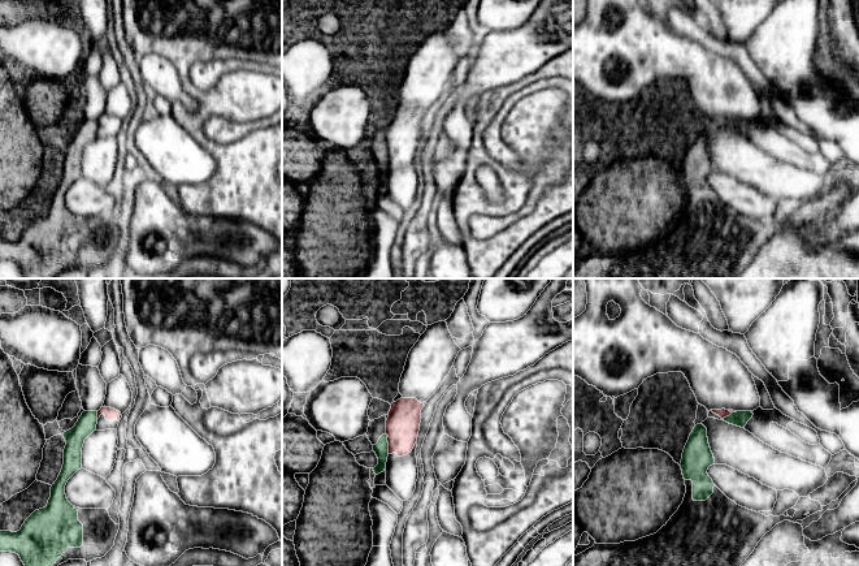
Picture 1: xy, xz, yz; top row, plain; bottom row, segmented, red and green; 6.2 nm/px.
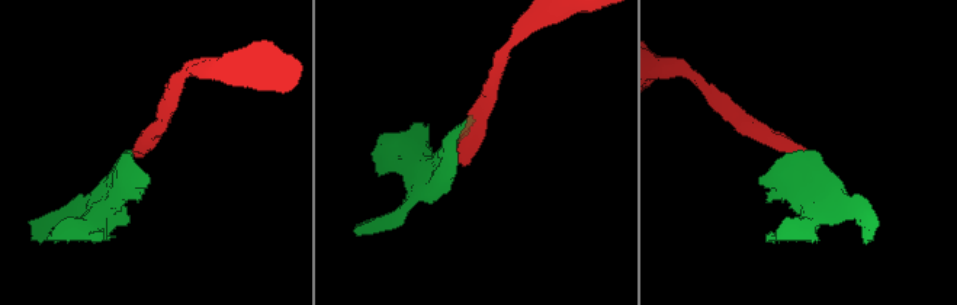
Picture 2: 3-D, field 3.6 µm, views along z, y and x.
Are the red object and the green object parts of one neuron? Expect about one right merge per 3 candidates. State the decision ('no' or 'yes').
no

